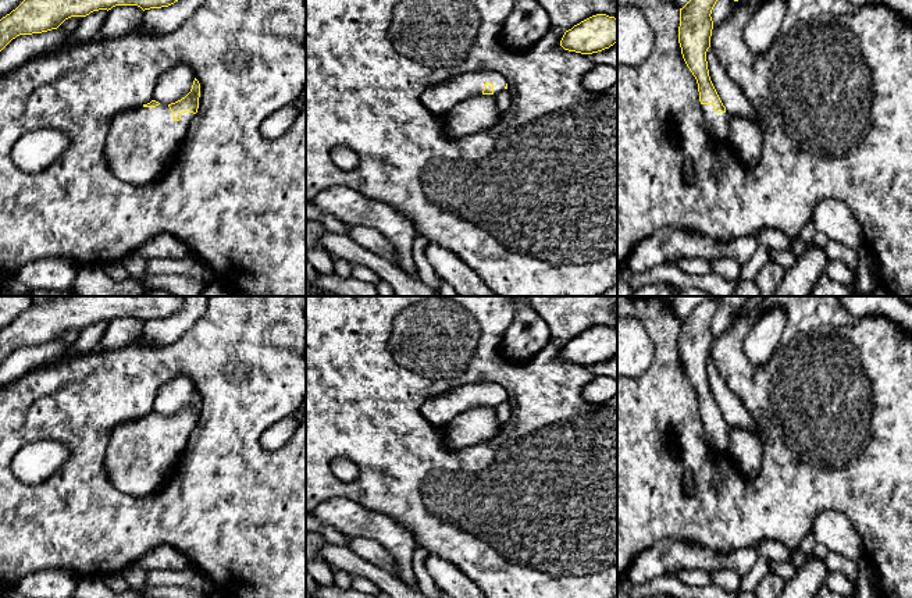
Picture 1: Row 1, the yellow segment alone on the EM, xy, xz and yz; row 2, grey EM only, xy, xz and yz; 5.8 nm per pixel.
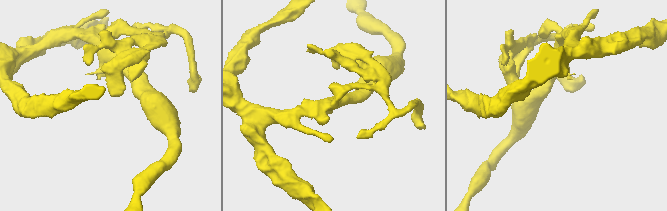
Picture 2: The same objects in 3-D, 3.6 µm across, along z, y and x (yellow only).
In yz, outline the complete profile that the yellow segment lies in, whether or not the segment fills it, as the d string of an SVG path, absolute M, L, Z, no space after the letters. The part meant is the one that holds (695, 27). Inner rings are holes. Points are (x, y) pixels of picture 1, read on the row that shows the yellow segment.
M690 0L680 8L678 43L683 58L698 83L708 134L716 143L728 145L728 114L710 81L706 61L713 29L710 14L716 1Z

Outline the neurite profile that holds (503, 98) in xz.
M503 89L499 93L496 93L495 100L496 100L499 114L503 115L505 113L507 113L512 100L512 95L509 89Z

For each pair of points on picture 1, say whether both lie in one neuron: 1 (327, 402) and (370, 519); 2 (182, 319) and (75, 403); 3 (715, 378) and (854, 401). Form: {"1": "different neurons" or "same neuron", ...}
{"1": "different neurons", "2": "different neurons", "3": "different neurons"}

